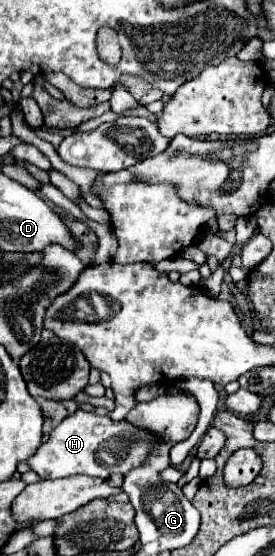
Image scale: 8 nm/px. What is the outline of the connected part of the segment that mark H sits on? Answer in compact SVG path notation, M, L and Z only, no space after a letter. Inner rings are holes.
M77 409L73 415L67 415L49 435L37 453L29 459L29 467L41 479L59 479L69 475L91 475L107 479L115 471L127 475L131 469L141 467L153 449L153 439L159 439L155 433L135 427L129 421L113 421L111 417L103 417L97 413L87 413ZM99 449L99 459L97 459Z

